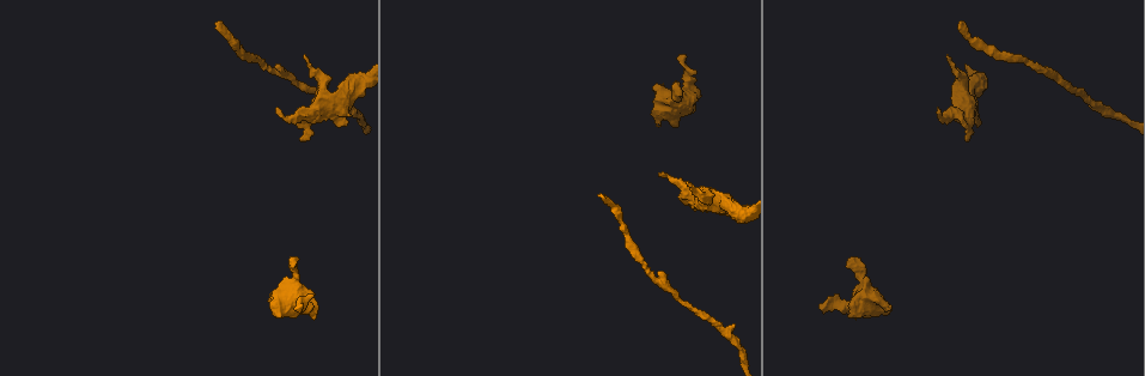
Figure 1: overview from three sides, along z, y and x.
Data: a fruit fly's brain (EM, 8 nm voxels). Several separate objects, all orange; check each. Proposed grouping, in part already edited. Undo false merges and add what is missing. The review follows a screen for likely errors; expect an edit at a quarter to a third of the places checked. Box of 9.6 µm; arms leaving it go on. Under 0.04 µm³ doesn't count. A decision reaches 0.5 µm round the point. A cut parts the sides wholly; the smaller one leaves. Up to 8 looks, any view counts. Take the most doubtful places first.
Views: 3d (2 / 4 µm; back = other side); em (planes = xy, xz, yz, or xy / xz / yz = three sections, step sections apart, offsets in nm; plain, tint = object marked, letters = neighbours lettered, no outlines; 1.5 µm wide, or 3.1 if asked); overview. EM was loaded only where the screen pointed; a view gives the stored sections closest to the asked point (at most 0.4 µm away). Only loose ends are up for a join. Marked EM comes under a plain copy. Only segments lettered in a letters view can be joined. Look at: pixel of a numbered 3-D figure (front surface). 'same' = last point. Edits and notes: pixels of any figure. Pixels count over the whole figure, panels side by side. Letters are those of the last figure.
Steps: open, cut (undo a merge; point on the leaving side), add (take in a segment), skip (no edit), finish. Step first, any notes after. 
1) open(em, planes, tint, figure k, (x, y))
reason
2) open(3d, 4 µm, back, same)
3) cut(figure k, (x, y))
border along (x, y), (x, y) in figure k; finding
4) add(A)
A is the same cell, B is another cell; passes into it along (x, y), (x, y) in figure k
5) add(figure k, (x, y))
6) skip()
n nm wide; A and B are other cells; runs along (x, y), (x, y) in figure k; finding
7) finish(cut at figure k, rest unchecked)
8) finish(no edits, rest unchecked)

open(em, yz, step 4, letters, figure 1, (216, 24))
an open end

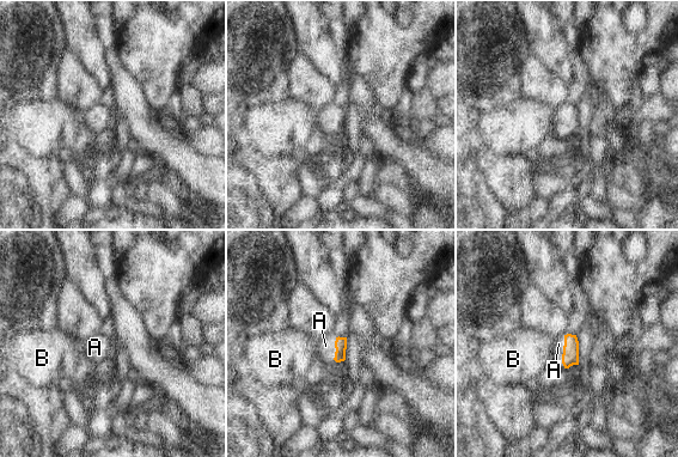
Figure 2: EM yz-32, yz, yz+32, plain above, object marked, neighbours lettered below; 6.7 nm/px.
add(A)
A is the same cell, B is another cell; passes into it along (341, 342), (335, 347), (325, 346) in figure 2; the cell continues

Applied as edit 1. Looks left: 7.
open(overview)

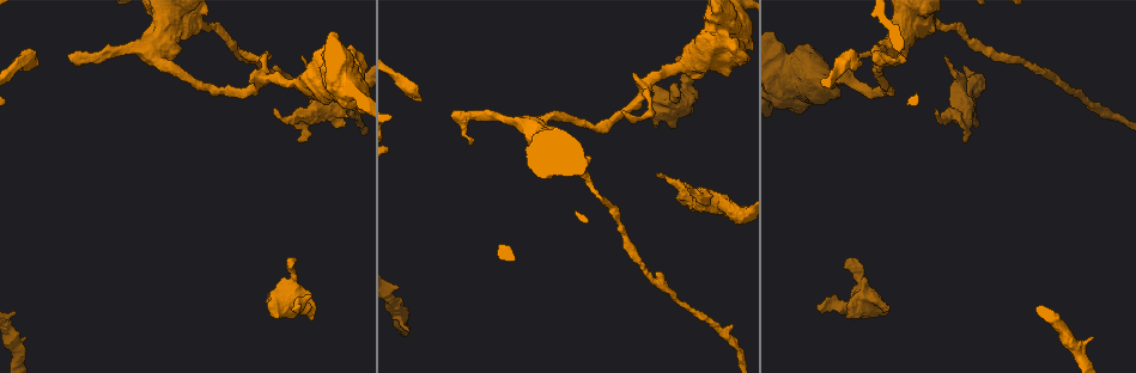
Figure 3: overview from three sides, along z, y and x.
open(em, xy, step 4, letters, figure 3, (885, 308))
branch stops here

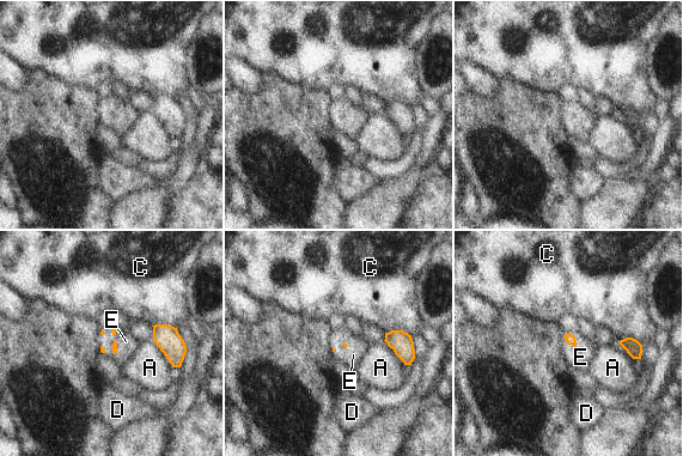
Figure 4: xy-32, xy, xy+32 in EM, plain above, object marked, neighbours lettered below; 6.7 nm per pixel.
open(em, planes, letters, same)
another direction

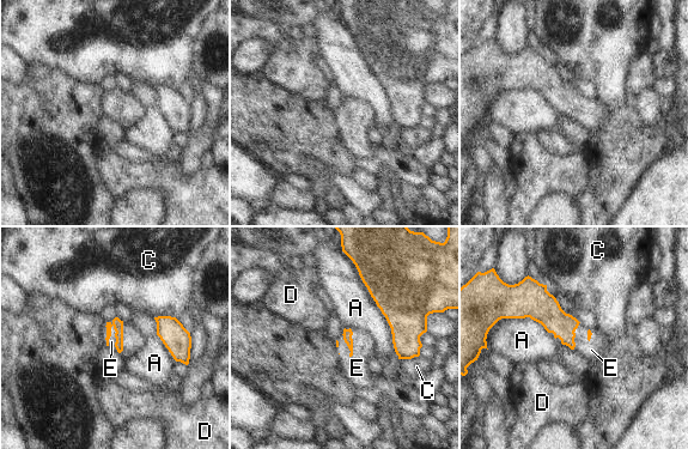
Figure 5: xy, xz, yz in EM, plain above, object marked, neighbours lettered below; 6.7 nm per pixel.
add(E)
E is the same cell, A, C and D are other cells; passes into it along (347, 334), (352, 340), (357, 368) in figure 5; the cell continues

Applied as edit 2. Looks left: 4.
open(overview)

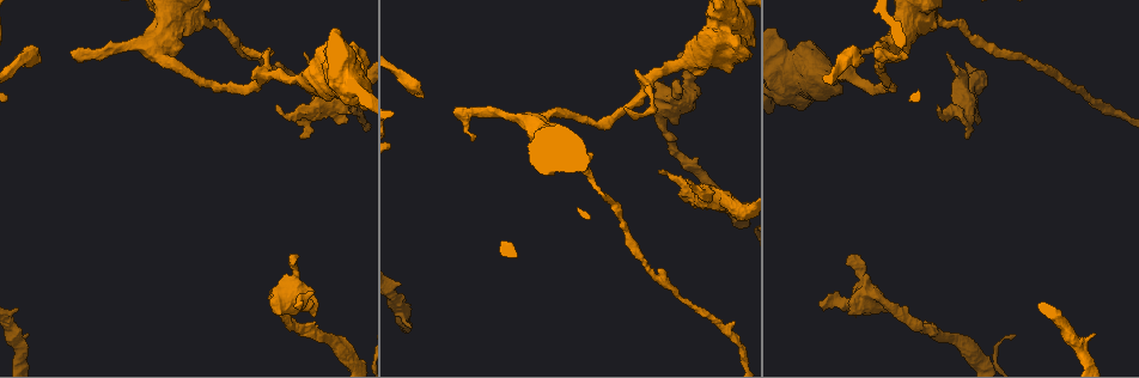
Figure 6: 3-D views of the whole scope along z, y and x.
open(3d, 2 µm, figure 6, (726, 212))

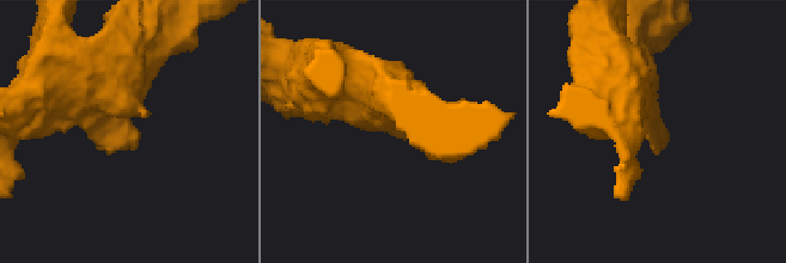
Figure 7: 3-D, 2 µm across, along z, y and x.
open(em, xz, step 8, letters, figure 7, (662, 150))

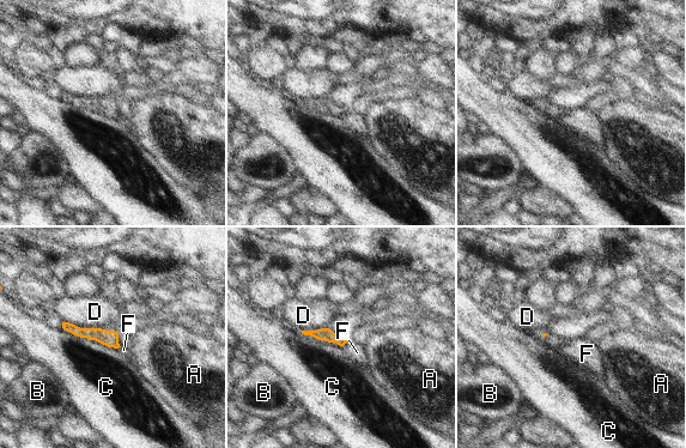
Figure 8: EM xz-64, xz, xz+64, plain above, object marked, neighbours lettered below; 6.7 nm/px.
open(em, planes, letters, same)

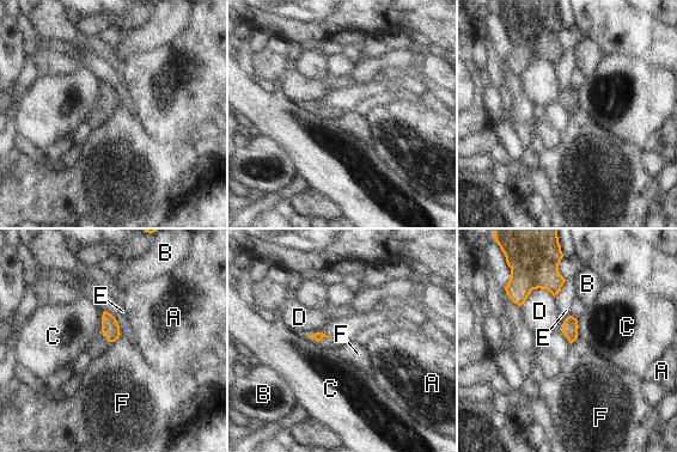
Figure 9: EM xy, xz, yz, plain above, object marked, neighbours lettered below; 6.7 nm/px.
skip()
A, B, C, D, E and F are other cells; none of them fits

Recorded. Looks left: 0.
finish(add at figure 2, add at figure 5, rest unchecked)

